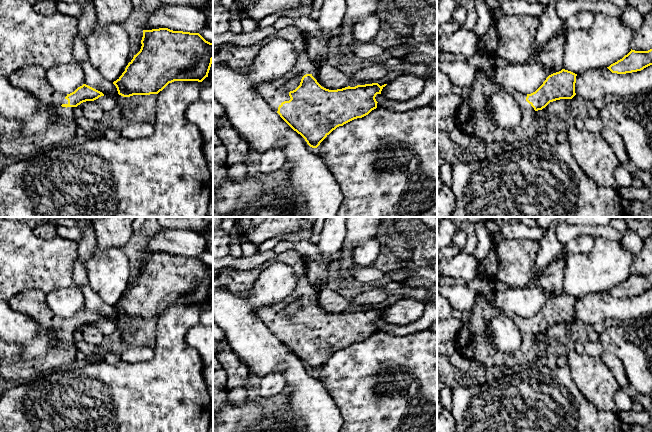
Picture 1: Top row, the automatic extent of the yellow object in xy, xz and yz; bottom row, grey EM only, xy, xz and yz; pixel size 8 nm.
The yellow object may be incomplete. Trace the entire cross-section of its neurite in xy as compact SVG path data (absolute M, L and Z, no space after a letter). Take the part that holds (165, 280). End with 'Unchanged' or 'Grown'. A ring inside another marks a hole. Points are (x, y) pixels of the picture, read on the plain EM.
M168 252L143 254L141 268L140 275L134 279L122 299L113 306L118 318L123 321L158 318L174 305L202 306L208 301L213 284L213 267L206 265L199 257Z. Unchanged

